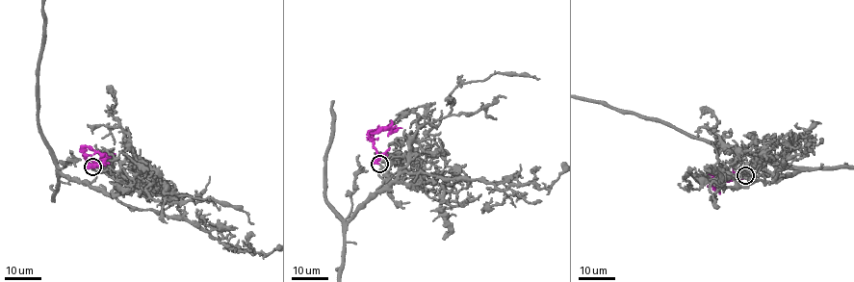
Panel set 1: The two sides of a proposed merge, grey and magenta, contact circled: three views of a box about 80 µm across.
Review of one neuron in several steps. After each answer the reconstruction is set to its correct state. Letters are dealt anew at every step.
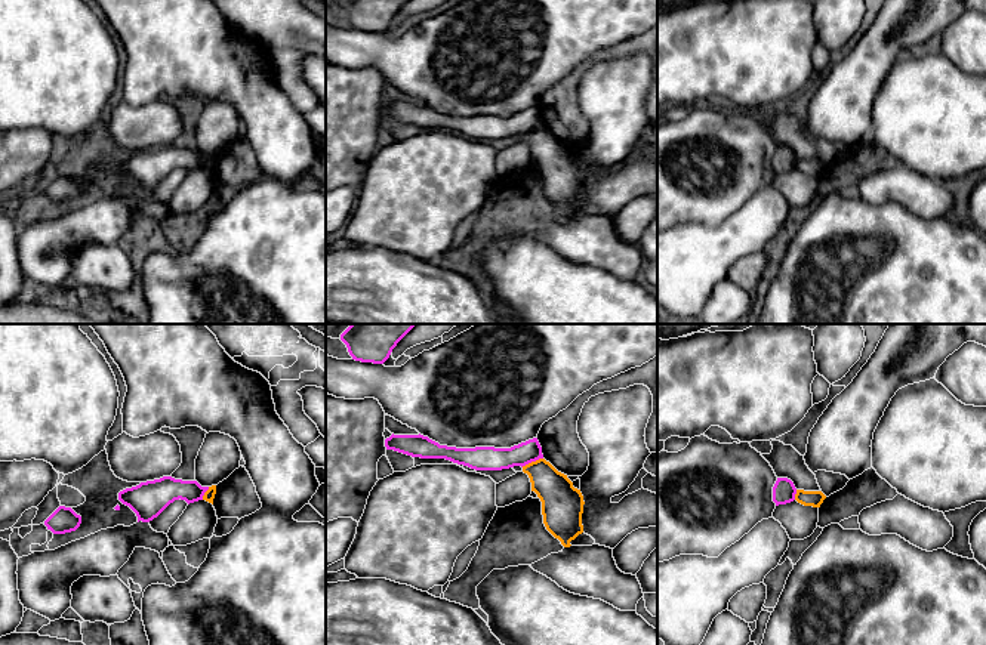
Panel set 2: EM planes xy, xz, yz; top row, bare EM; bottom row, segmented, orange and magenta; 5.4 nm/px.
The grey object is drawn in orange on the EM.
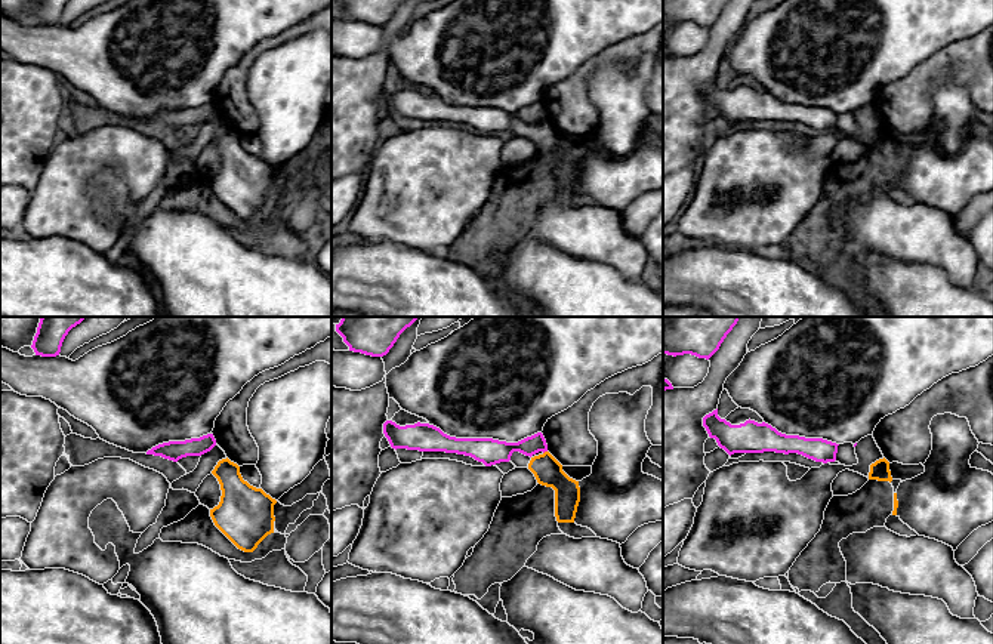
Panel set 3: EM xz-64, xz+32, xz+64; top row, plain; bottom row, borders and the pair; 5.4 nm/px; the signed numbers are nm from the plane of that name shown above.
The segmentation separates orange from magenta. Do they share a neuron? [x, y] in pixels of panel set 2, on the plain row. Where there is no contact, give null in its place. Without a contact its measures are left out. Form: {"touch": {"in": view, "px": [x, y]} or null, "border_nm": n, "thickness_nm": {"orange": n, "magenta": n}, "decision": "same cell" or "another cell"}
{"touch": {"in": "xz", "px": [532, 130]}, "border_nm": 130, "thickness_nm": {"orange": 200, "magenta": 130}, "decision": "another cell"}

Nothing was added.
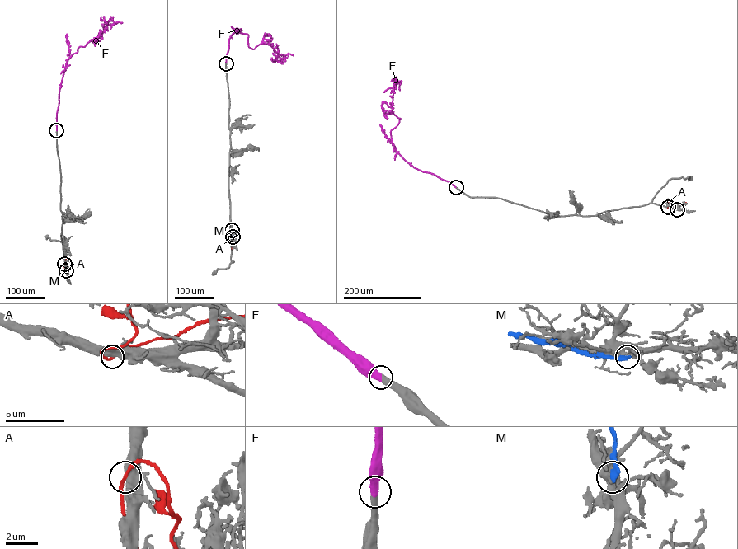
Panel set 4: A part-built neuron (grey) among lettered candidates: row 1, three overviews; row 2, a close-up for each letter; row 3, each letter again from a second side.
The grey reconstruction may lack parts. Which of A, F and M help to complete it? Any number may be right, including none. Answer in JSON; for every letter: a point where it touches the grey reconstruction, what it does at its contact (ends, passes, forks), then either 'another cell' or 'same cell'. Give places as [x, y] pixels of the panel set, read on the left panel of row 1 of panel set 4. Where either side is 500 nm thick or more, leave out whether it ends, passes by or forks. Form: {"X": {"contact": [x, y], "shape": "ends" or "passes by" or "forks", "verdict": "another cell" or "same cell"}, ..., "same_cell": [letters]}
{"A": {"contact": [64, 264], "shape": "passes by", "verdict": "another cell"}, "F": {"contact": [56, 130], "verdict": "same cell"}, "M": {"contact": [66, 270], "shape": "ends", "verdict": "another cell"}, "same_cell": ["F"]}

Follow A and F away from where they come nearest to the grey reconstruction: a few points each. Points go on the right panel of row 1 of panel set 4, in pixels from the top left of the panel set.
A: (668, 207), (669, 204), (686, 203)
F: (456, 187), (433, 174), (413, 167), (395, 148), (390, 131), (400, 118), (392, 110), (393, 77)

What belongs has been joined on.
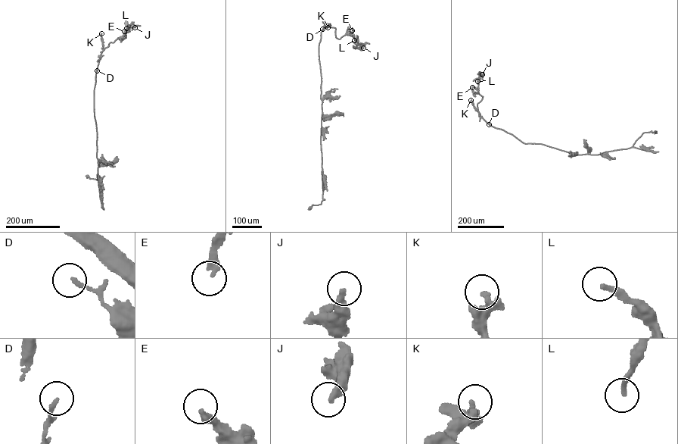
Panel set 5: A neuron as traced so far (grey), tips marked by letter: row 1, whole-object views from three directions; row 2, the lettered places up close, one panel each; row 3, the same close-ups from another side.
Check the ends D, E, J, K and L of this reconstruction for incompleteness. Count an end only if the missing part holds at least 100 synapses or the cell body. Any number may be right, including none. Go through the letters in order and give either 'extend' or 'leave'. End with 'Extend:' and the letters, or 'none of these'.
D: leave
E: leave
J: leave
K: leave
L: leave
Extend: none of these

